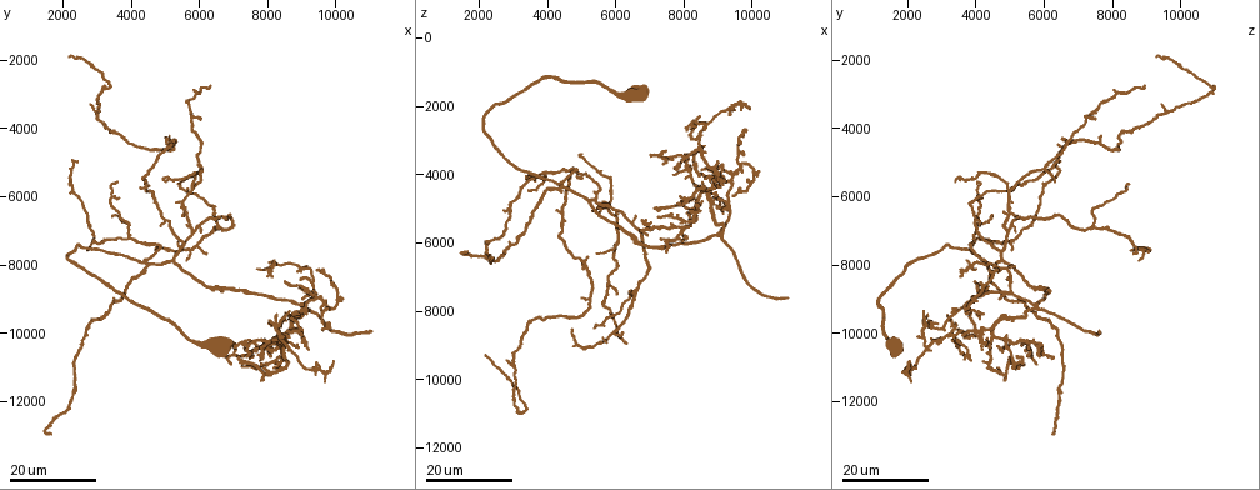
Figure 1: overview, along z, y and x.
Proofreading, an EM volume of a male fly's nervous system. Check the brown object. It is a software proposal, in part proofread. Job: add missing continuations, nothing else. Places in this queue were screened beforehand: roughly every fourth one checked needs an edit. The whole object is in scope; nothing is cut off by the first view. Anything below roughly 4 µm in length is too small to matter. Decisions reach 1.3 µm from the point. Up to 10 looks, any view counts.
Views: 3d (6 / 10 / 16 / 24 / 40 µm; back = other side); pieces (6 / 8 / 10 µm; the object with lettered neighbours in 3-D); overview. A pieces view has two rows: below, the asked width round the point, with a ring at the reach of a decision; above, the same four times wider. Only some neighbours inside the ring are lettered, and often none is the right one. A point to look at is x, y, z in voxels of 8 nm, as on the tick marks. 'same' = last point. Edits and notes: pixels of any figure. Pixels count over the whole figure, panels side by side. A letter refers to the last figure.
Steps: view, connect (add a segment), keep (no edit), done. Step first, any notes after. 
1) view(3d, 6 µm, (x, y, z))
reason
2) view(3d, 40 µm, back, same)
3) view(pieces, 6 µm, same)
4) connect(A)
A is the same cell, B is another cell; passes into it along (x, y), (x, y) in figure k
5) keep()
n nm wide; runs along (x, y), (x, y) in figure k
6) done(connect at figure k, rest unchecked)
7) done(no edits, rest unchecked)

view(3d, 24 µm, (8000, 9700, 2700))
free end

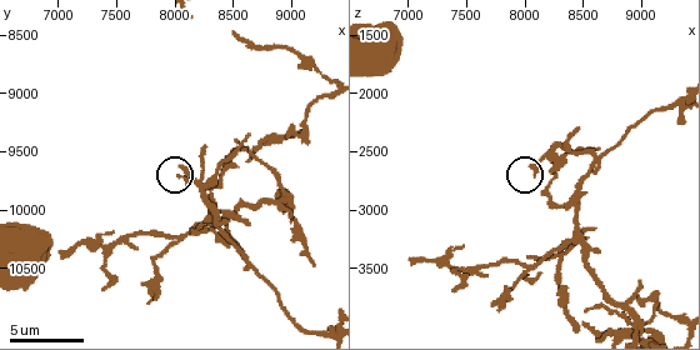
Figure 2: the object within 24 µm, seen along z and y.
view(pieces, 8 µm, (8080, 9640, 2680))

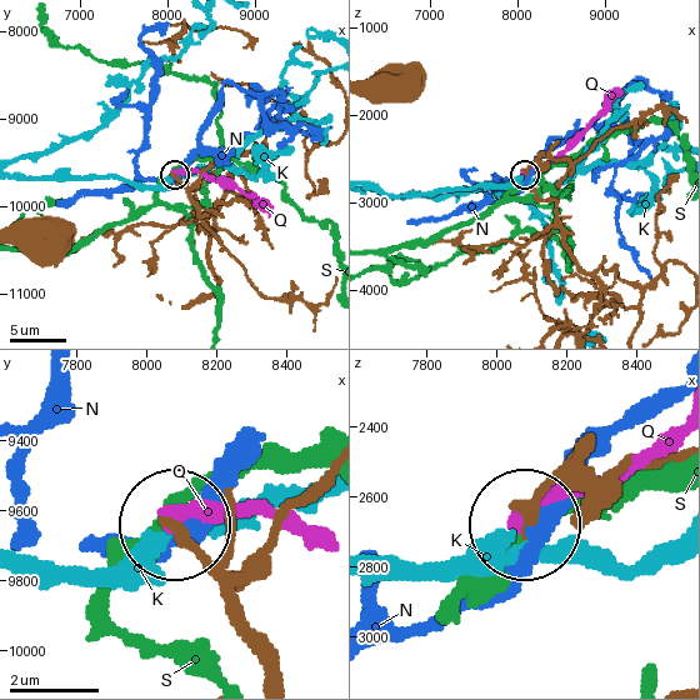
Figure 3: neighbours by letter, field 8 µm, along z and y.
keep()
K, N, Q and S are other cells; runs along (590, 453), (526, 516) in figure 3; no lettered segment goes on from it

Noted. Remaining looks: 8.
view(3d, 24 µm, (9500, 8100, 4700))
end of a long branch

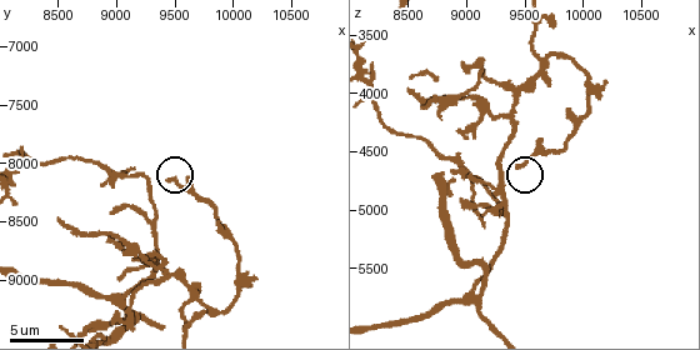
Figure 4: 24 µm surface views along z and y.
view(pieces, 8 µm, (9440, 8160, 4640))

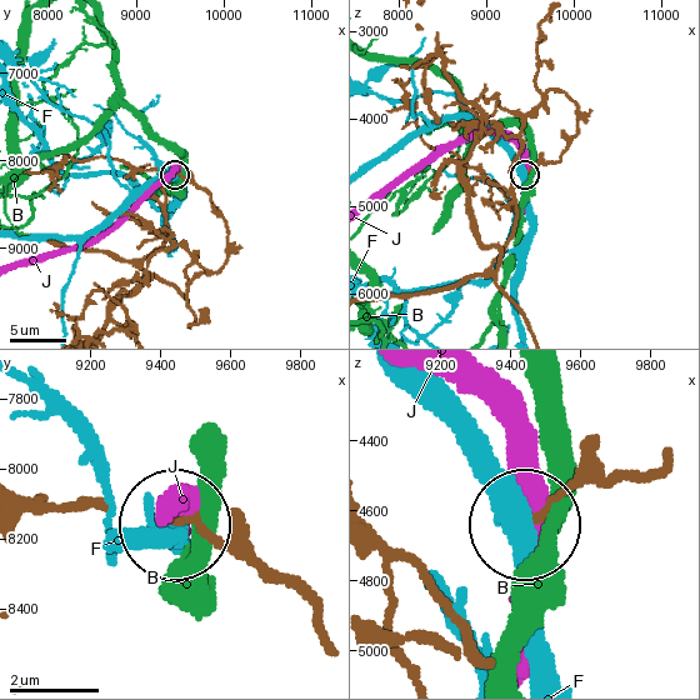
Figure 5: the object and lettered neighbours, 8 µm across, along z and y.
keep()
B, F and J are other cells; runs along (651, 469), (584, 476), (531, 525) in figure 5; no lettered segment goes on from it

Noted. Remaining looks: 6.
view(3d, 16 µm, (11000, 10000, 7600))
long arm stops here

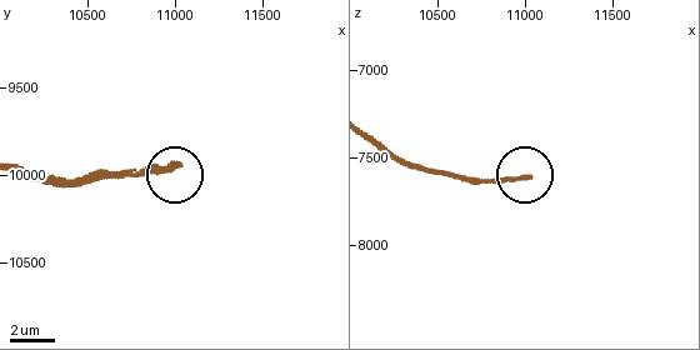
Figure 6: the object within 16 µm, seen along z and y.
view(pieces, 6 µm, (11020, 9940, 7620))
what lies round it

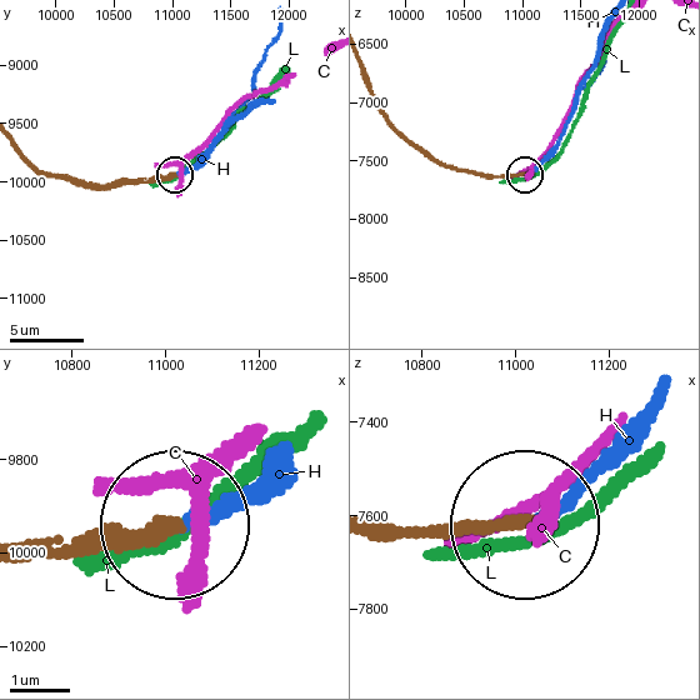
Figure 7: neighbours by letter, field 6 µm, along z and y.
connect(H)
H is the same cell, C and L are other cells; passes into it along (374, 524), (519, 528), (628, 424) in figure 7; it goes on there

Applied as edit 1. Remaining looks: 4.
view(3d, 16 µm, (5500, 5600, 8500))
thin end

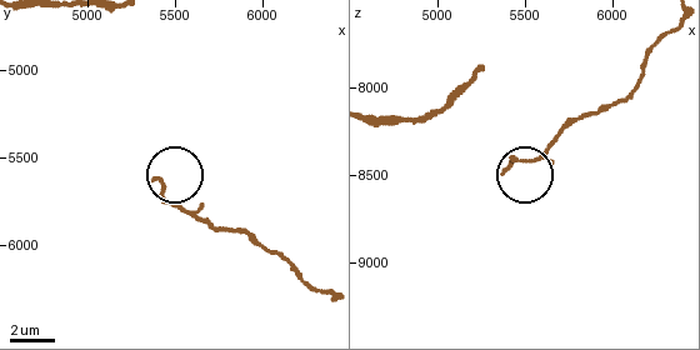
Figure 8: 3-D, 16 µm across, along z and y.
view(pieces, 8 µm, (5380, 5620, 8480))

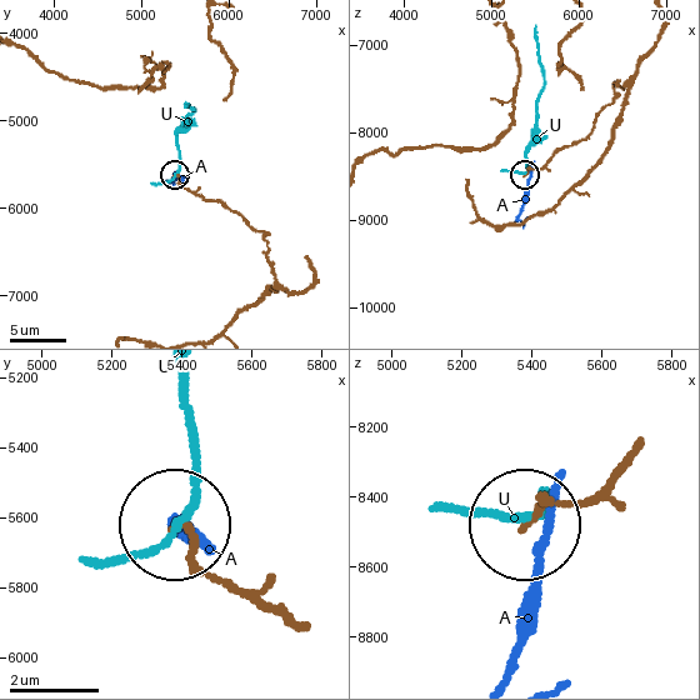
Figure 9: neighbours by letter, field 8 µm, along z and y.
keep()
A and U are other cells; runs along (628, 84), (618, 80), (586, 136), (525, 175) in figure 9; none of them fits

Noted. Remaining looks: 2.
view(3d, 24 µm, (6200, 2800, 8900))
an open end

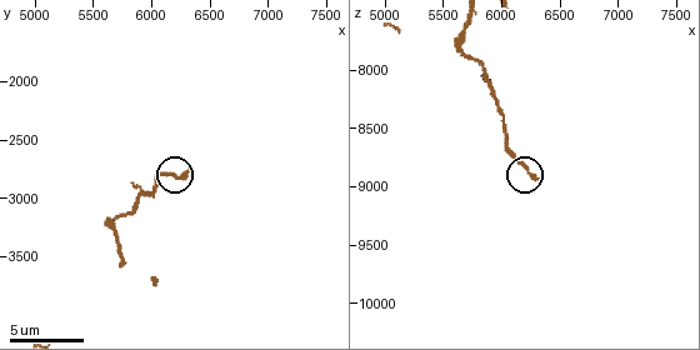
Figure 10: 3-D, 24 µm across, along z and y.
view(pieces, 6 µm, (6300, 2800, 8920))

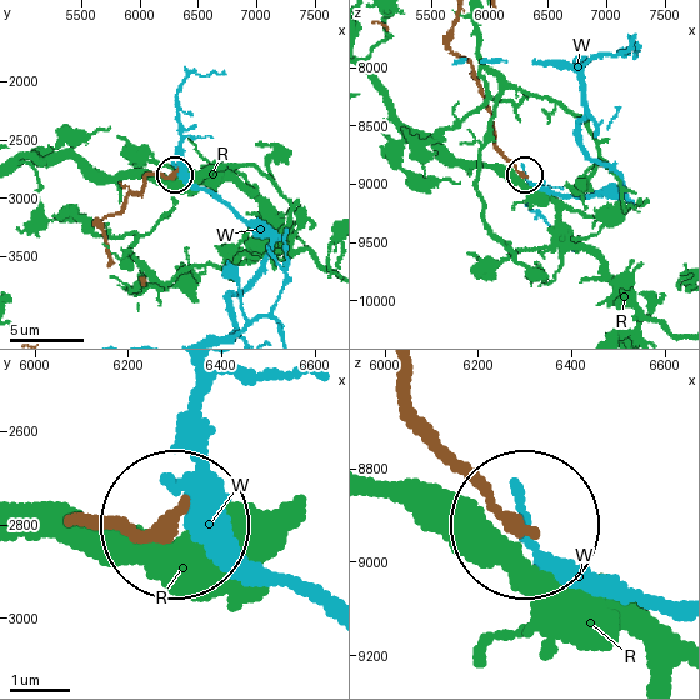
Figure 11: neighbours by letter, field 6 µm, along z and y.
keep()
R and W are other cells; runs along (91, 529), (161, 529) in figure 11; no lettered segment goes on from it

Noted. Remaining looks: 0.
done(connect at figure 7, rest unchecked)

